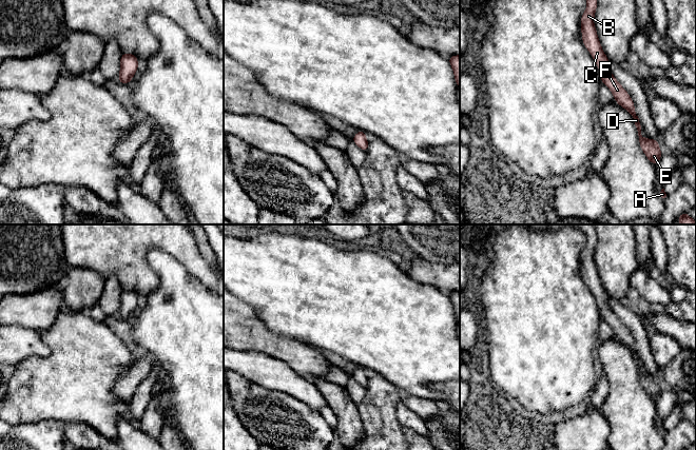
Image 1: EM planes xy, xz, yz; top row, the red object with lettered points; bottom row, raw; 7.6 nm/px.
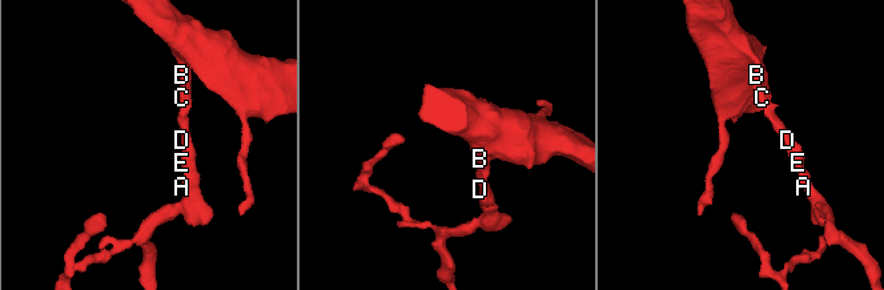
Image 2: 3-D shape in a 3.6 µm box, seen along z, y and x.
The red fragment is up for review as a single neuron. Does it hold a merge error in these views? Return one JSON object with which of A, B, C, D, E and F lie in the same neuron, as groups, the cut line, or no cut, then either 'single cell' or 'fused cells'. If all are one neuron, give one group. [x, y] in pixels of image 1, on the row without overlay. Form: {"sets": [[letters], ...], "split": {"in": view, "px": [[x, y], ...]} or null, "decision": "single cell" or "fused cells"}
{"sets": [["A", "B", "C", "D", "E", "F"]], "split": null, "decision": "single cell"}

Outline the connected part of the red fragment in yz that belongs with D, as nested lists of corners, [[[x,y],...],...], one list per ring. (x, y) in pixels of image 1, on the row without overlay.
[[[525,224],[535,231],[559,231],[565,228],[575,228],[582,231],[587,238],[584,250],[581,252],[581,269],[584,282],[595,296],[599,307],[601,318],[613,329],[615,337],[625,345],[633,353],[638,367],[639,380],[647,395],[656,403],[662,392],[658,375],[646,375],[641,371],[641,361],[635,347],[634,337],[622,321],[610,308],[610,295],[604,290],[598,275],[594,260],[594,253],[597,246],[597,232],[593,224]]]

